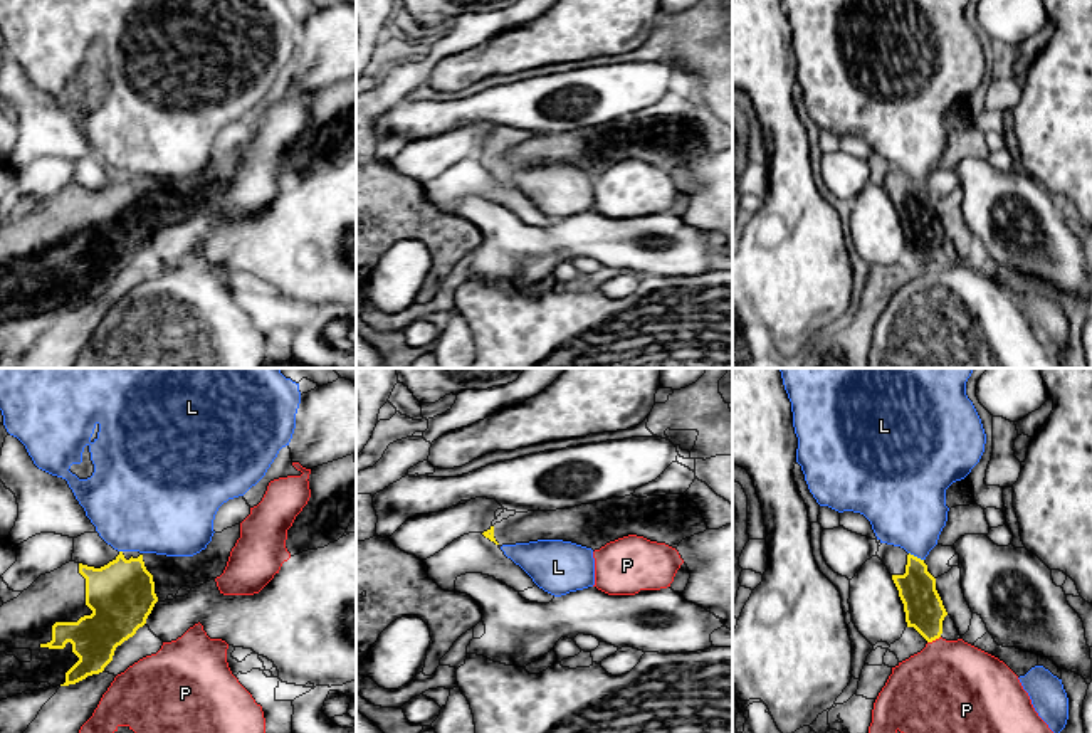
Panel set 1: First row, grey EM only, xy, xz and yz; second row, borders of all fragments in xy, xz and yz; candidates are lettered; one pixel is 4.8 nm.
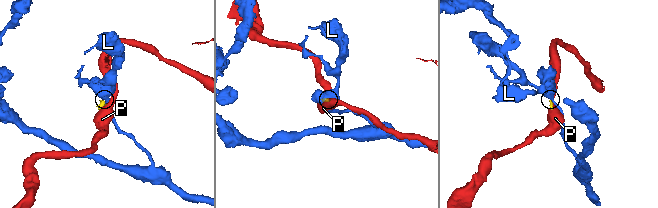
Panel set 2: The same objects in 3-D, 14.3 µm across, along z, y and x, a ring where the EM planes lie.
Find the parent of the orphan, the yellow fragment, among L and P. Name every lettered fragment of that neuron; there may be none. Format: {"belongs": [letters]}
{"belongs": []}

